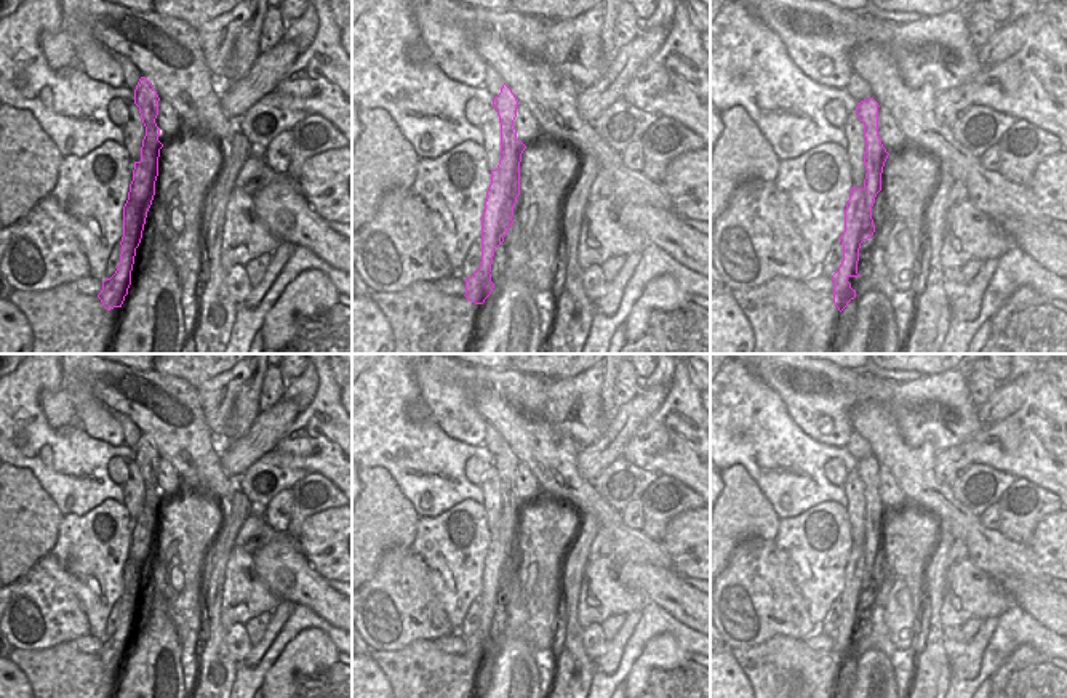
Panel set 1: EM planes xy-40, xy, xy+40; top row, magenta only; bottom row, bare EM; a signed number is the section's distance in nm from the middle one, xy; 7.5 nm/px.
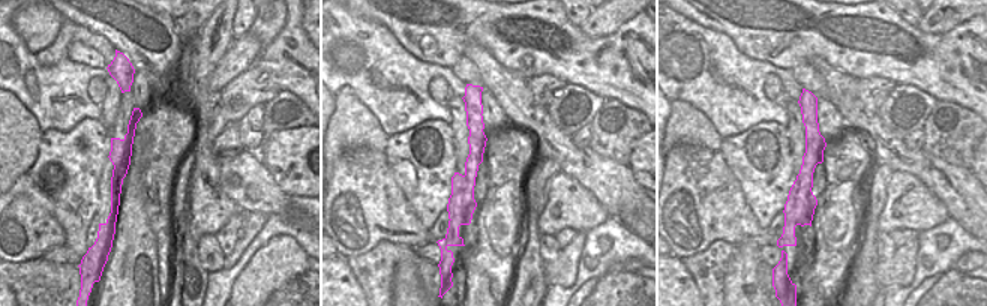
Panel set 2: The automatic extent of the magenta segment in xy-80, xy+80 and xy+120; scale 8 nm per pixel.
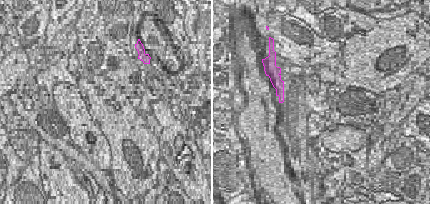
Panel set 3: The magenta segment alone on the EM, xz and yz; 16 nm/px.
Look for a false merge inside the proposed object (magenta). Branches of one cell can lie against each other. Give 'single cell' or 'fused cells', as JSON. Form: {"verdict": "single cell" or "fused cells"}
{"verdict": "fused cells"}

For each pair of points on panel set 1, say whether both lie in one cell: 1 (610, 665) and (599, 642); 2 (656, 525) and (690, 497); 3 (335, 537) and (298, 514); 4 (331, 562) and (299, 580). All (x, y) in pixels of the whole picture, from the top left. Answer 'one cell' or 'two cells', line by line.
1: two cells
2: one cell
3: two cells
4: two cells

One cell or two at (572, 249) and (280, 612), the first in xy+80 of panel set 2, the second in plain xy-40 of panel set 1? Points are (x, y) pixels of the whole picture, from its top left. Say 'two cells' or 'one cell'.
one cell

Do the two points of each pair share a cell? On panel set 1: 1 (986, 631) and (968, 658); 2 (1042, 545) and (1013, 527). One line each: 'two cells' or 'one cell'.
1: one cell
2: two cells

